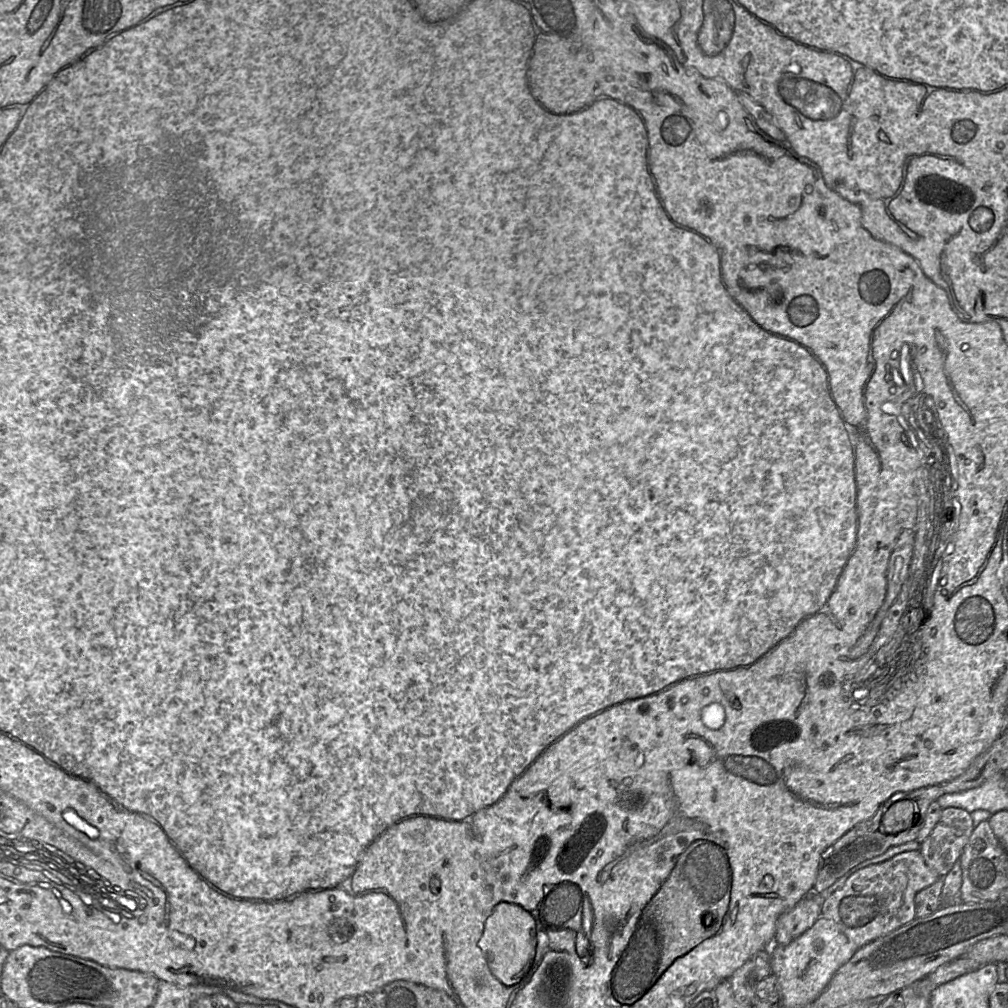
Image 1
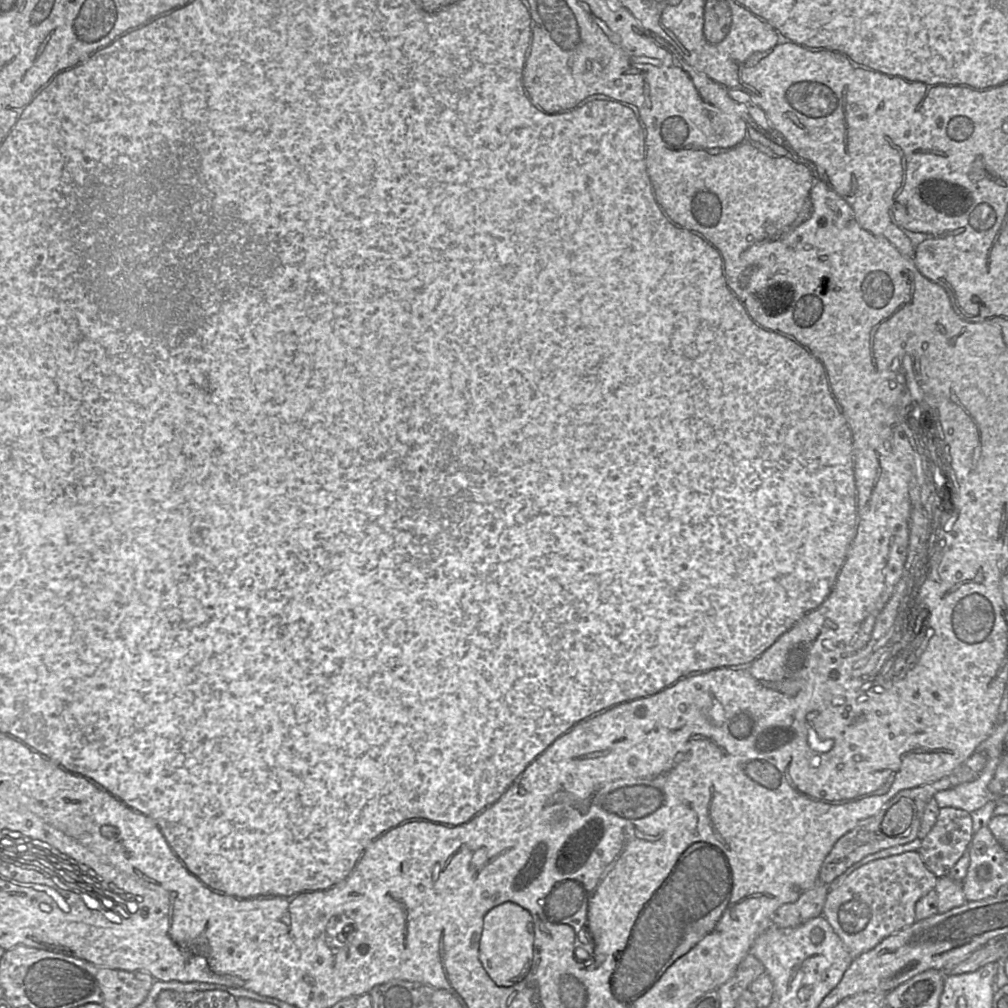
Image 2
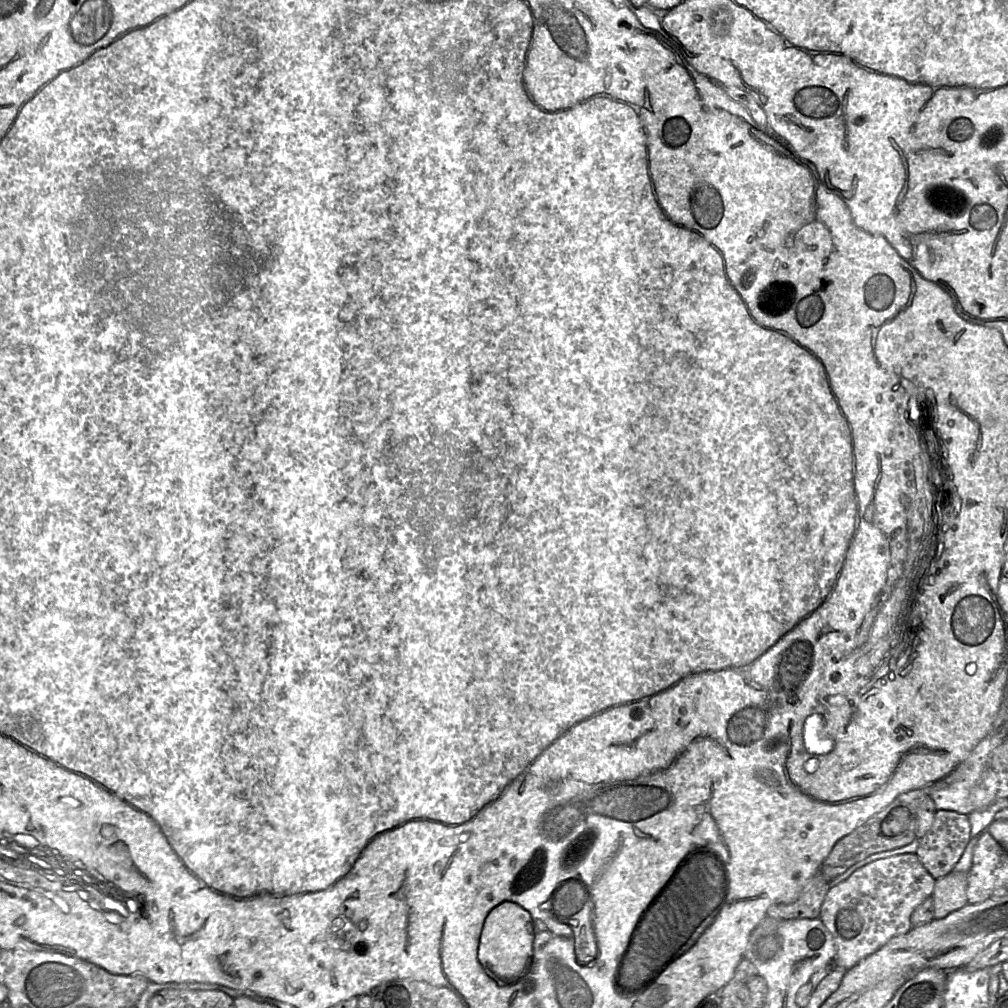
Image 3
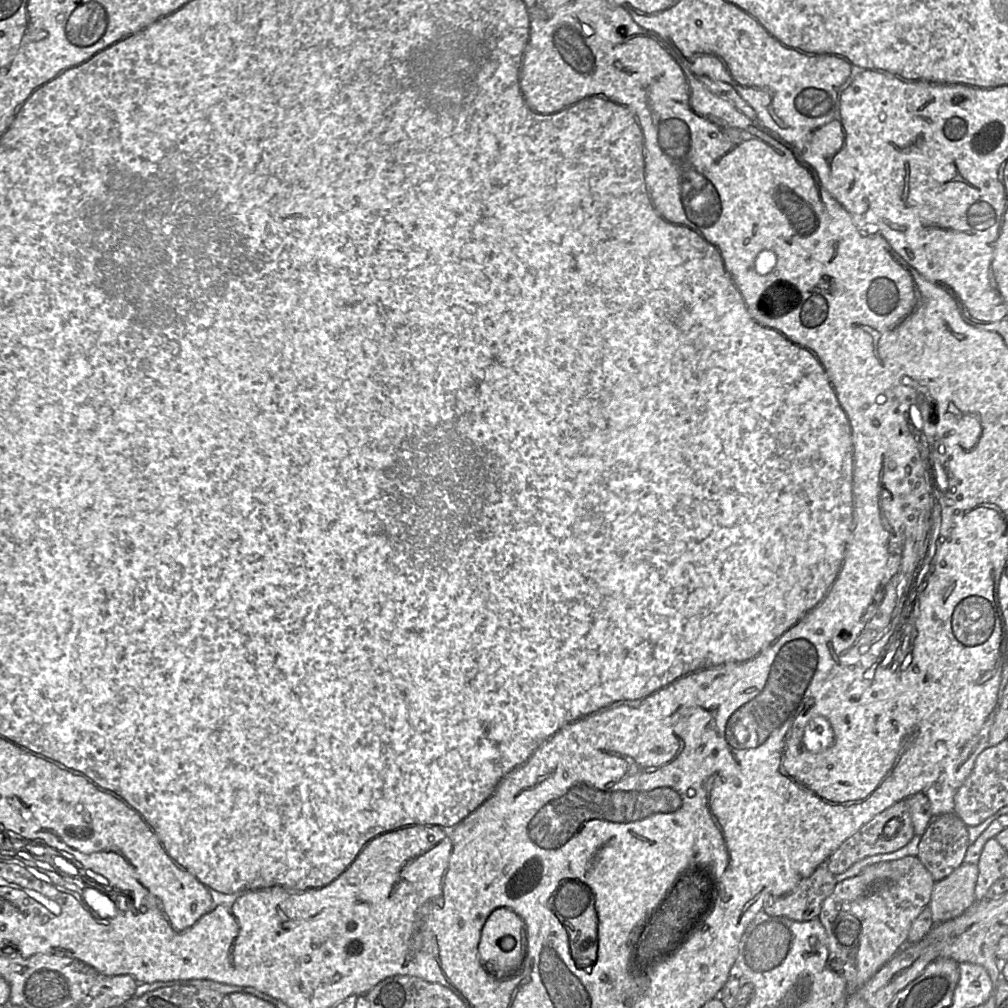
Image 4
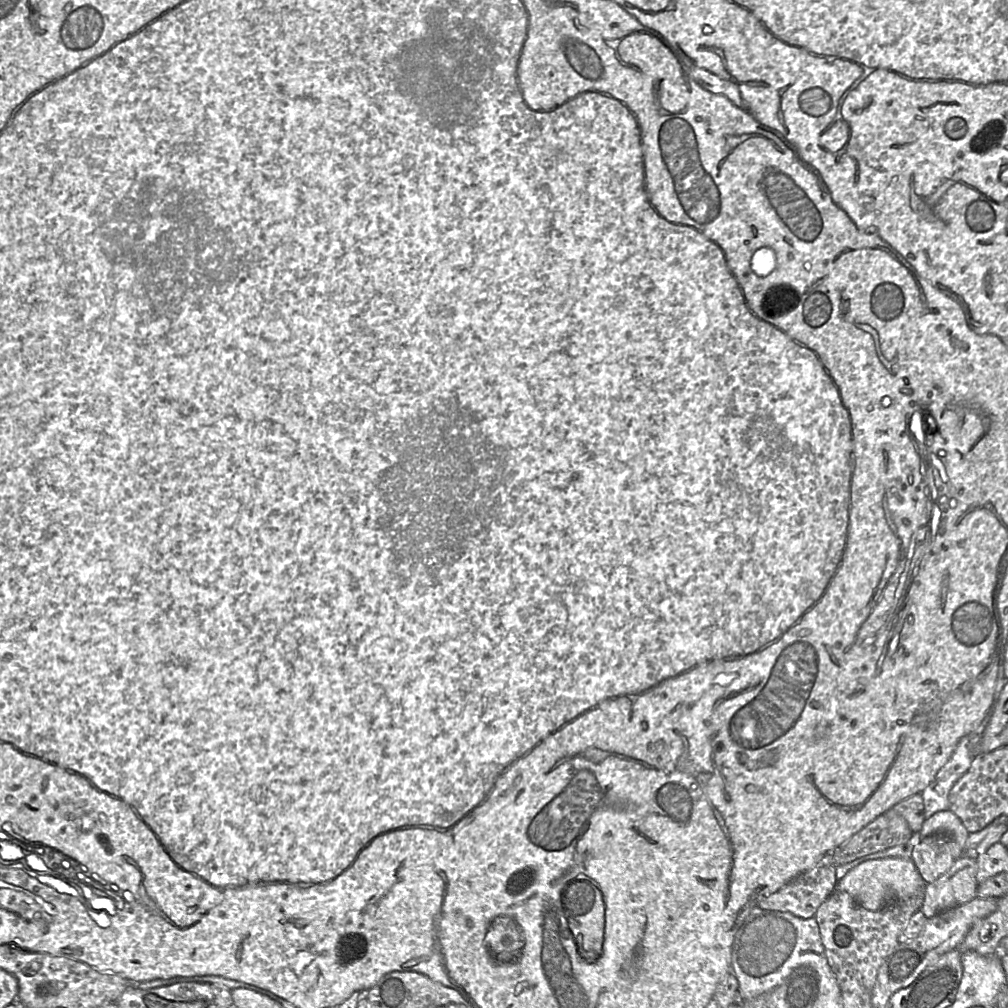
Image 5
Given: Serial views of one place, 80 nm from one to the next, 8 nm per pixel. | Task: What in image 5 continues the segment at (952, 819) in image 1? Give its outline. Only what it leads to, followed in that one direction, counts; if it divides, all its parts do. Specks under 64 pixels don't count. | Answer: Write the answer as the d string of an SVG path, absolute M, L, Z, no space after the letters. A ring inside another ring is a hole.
M937 833L922 838L910 859L929 884L944 875L963 855L963 850L950 836Z

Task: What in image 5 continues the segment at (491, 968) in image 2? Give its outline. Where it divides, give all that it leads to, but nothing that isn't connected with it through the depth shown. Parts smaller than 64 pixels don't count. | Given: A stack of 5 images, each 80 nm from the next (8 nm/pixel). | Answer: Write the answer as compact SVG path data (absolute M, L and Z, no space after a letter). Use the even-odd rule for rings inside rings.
M498 916L492 920L484 942L496 962L510 962L518 957L523 946L523 937L511 917Z

